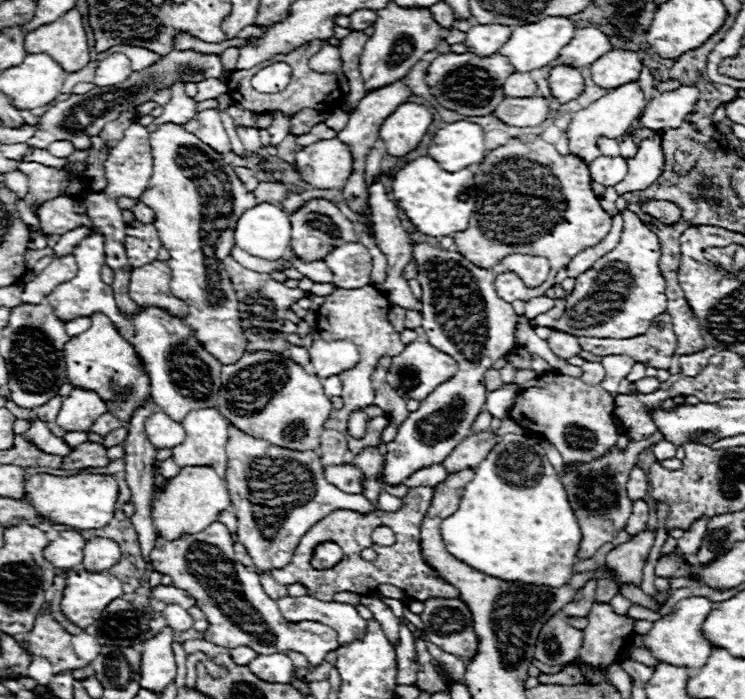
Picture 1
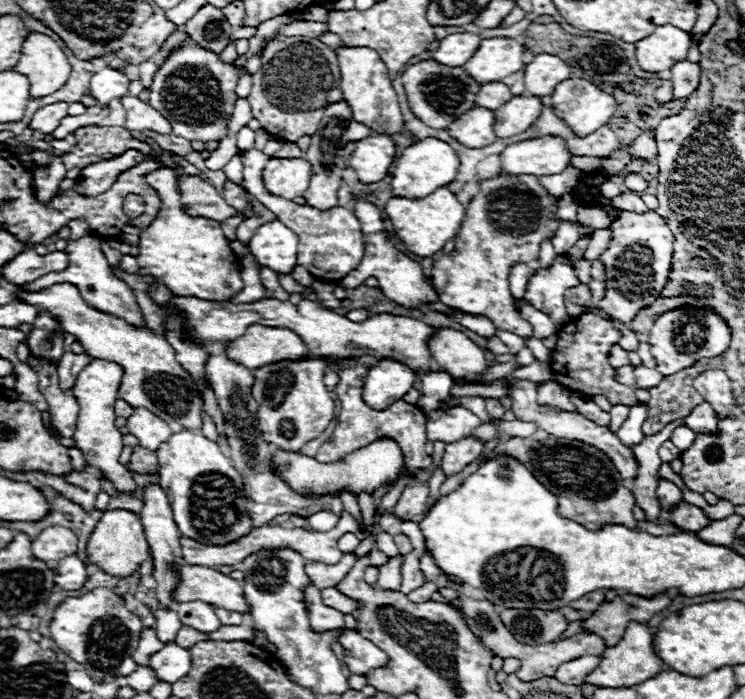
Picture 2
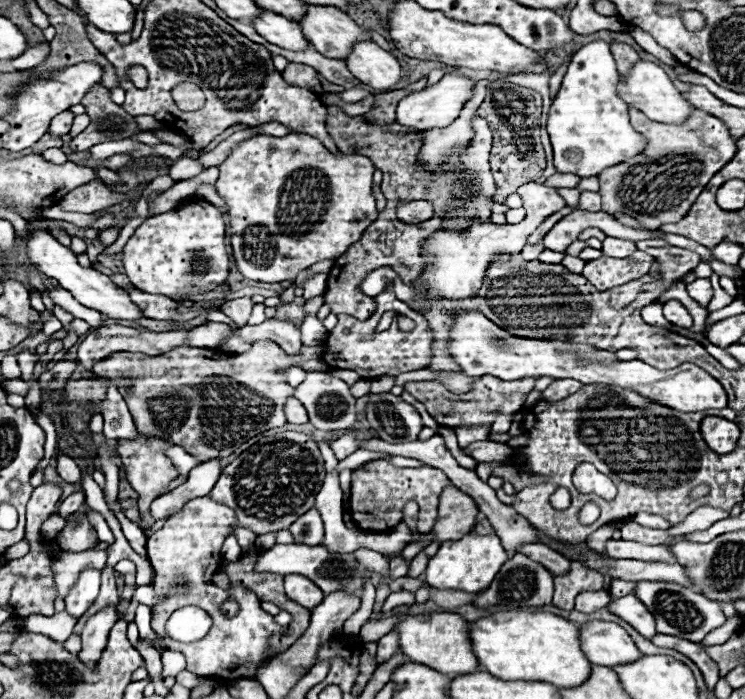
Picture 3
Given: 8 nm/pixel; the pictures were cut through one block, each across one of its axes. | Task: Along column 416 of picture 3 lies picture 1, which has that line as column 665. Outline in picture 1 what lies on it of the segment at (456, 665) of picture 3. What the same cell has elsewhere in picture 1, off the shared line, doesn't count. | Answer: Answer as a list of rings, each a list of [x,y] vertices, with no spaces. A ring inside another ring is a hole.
[[[694,596],[694,598],[680,600],[678,604],[674,604],[670,614],[656,620],[652,630],[642,636],[644,648],[648,648],[656,660],[672,664],[672,666],[684,666],[684,668],[692,668],[692,670],[704,666],[704,662],[708,660],[708,654],[712,652],[712,646],[708,644],[708,640],[704,640],[700,626],[710,610],[712,610],[712,602],[708,598]]]

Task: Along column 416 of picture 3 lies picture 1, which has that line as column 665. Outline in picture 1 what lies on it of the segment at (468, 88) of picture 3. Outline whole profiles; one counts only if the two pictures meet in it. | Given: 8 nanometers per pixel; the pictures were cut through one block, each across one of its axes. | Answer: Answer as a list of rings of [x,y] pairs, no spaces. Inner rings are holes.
[[[680,86],[672,92],[664,92],[648,102],[640,124],[652,130],[680,128],[686,114],[694,112],[696,102],[698,90],[692,86]]]

